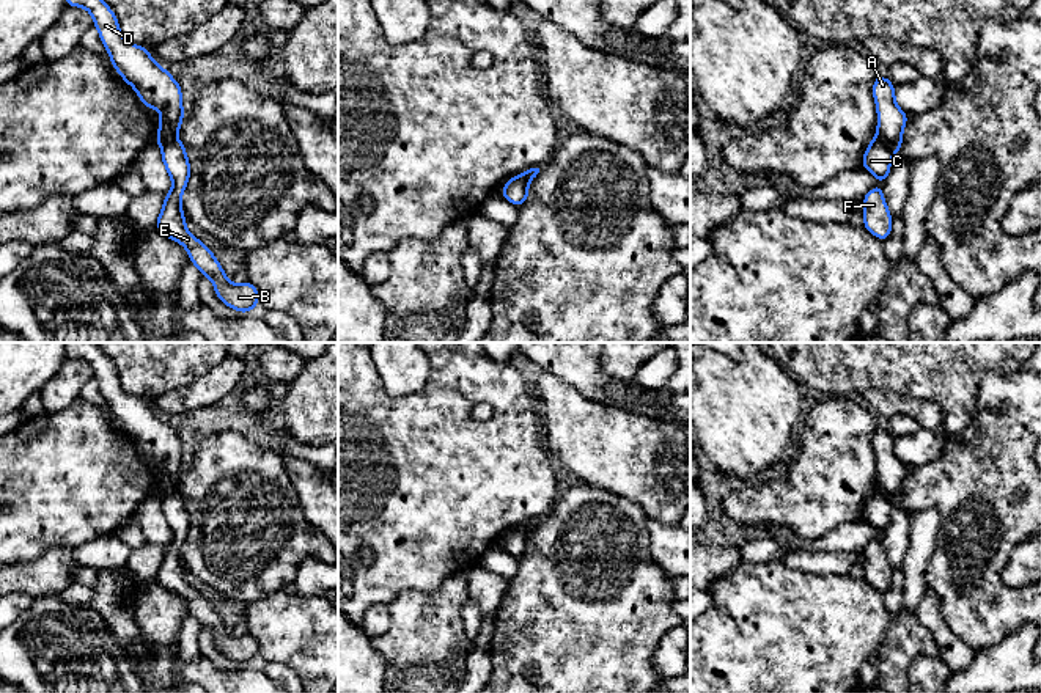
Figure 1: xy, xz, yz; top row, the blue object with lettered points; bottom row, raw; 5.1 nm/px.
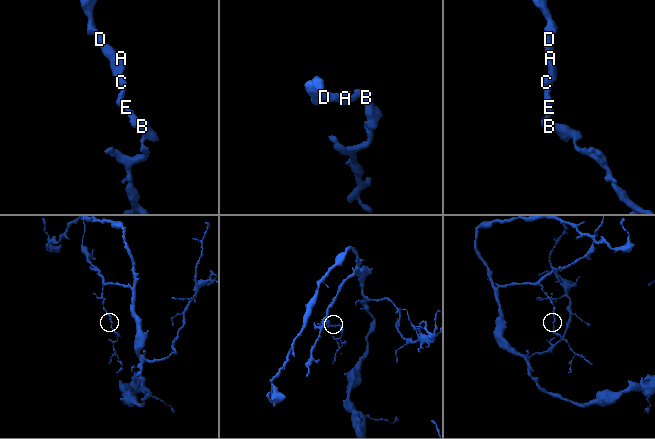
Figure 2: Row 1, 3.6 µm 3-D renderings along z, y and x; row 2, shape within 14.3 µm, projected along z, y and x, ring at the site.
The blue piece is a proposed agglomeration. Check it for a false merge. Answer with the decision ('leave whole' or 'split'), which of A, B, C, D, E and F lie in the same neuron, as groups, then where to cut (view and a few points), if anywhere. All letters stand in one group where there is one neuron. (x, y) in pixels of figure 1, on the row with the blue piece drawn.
split; groups A D / B C E F; cut yz (876, 137), (892, 154)

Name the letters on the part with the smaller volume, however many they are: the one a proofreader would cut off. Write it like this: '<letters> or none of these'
B, C, E, F

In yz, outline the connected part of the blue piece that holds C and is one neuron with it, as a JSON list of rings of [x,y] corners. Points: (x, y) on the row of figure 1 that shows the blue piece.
[[[873,138],[862,159],[862,167],[874,174],[882,184],[890,173],[892,152],[879,138]]]

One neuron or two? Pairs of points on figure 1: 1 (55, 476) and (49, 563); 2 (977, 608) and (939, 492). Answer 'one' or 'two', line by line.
1: two
2: one

